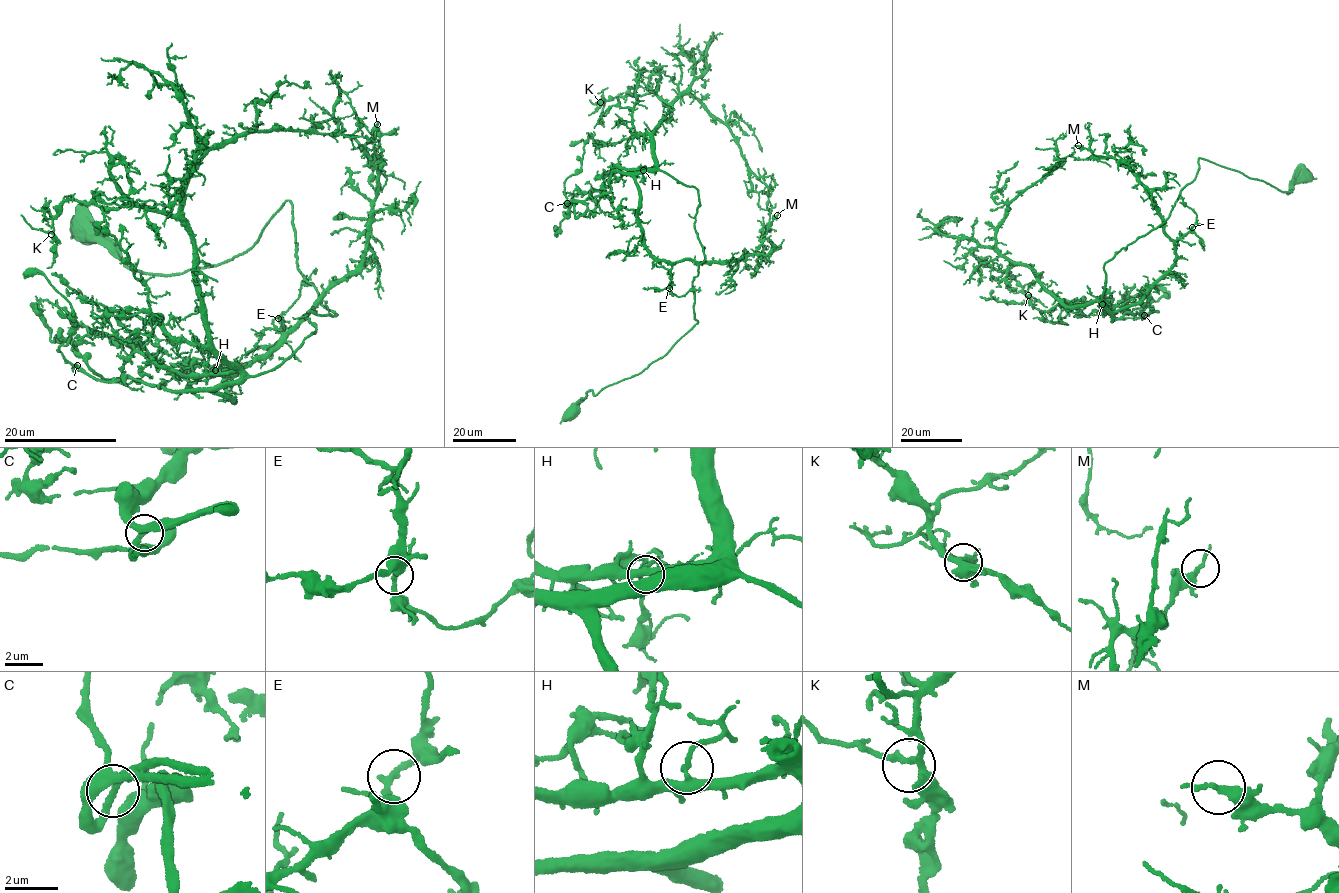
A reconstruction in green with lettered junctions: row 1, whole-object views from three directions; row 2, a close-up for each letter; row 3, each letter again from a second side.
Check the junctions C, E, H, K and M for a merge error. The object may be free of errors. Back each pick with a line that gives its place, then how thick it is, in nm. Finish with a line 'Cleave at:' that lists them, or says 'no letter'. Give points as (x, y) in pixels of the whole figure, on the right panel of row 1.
Cleave at: no letter

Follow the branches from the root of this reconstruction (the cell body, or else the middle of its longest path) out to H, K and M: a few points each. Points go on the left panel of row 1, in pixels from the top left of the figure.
H: (85, 224), (168, 275), (247, 252), (289, 201), (336, 314), (305, 313), (269, 369), (215, 370)
K: (85, 224), (168, 275), (247, 252), (289, 201), (336, 314), (248, 374), (178, 219), (74, 199), (51, 234)
M: (85, 224), (130, 267), (168, 275), (247, 252), (289, 201), (297, 267), (321, 302), (361, 260), (377, 124)

